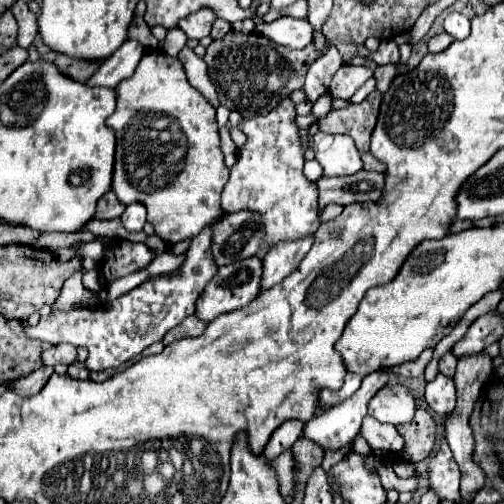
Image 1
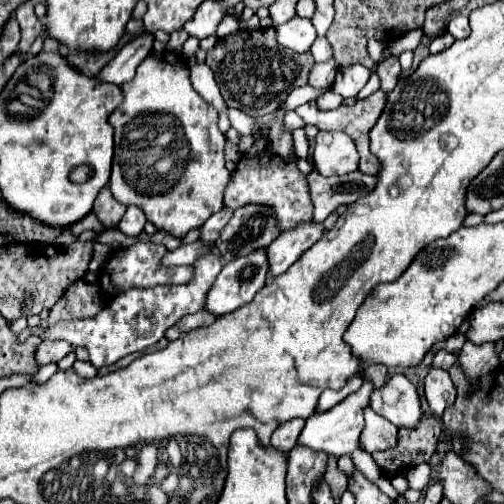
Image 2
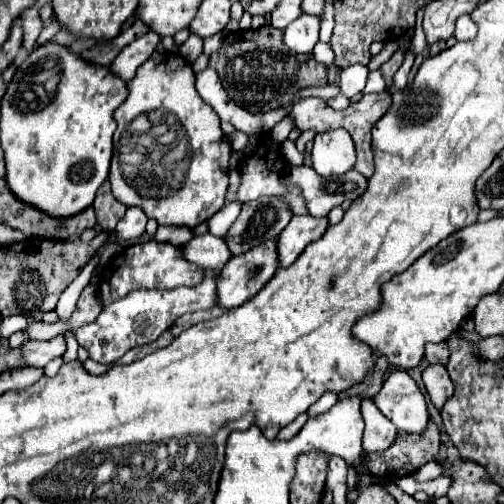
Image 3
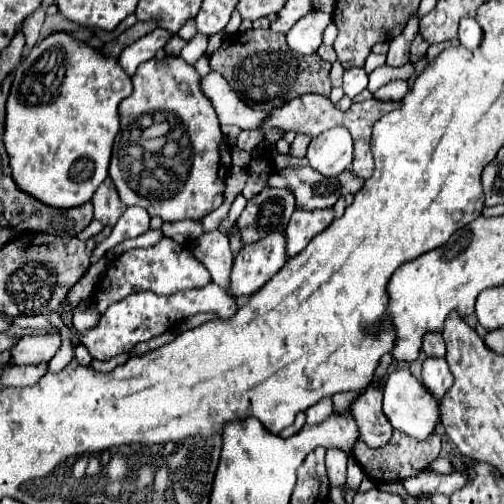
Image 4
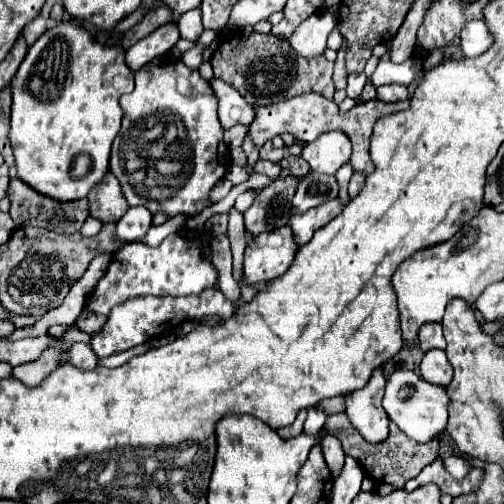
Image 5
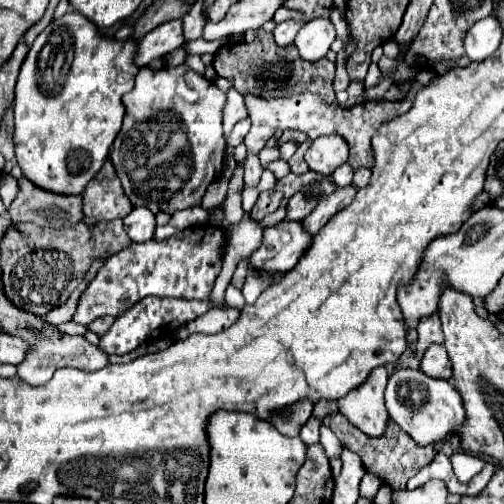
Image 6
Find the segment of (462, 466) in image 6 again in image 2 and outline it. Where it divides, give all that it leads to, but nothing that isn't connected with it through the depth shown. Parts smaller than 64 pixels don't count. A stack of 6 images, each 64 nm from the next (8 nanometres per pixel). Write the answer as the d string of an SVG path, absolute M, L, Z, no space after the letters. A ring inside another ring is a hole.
M420 464L416 468L412 468L412 472L408 472L408 482L410 482L410 488L412 490L422 490L428 486L430 482L430 476L432 476L432 466L430 464Z

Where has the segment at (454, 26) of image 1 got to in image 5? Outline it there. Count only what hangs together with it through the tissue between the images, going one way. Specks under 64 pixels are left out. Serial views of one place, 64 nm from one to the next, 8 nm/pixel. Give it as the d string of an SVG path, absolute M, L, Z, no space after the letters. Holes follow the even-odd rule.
M484 20L466 22L462 28L462 50L466 56L482 56L492 46L492 36L488 32L488 24Z

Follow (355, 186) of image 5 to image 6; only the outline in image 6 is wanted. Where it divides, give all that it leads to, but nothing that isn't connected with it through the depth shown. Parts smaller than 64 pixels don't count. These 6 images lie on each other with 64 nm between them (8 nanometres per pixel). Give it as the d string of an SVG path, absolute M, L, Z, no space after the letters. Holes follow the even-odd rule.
M359 168L354 172L352 184L356 186L356 188L361 189L366 186L371 178L372 170L370 168Z

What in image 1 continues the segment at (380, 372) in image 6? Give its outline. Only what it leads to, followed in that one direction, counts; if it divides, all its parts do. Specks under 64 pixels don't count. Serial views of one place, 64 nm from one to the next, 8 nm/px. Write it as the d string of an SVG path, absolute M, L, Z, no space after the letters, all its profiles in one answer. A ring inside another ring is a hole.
M372 416L364 418L360 434L366 438L366 442L370 444L370 448L374 452L378 452L378 450L400 452L404 448L404 438L398 434L396 426L392 426L392 424L380 424Z

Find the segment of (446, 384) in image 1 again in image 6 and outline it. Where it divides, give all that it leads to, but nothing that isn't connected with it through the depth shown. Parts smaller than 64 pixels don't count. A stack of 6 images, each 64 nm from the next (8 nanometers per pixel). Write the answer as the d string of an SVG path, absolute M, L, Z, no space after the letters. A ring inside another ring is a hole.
M430 344L430 348L424 352L422 356L422 364L420 370L430 376L430 378L450 378L452 376L452 368L450 368L450 360L446 356L446 350L442 344Z

